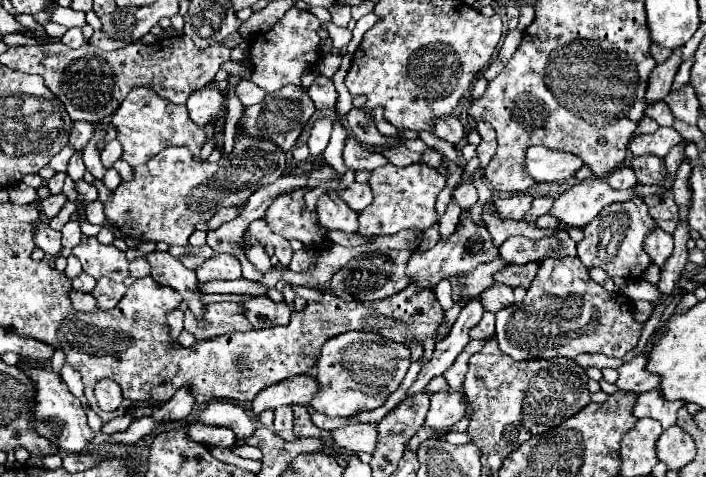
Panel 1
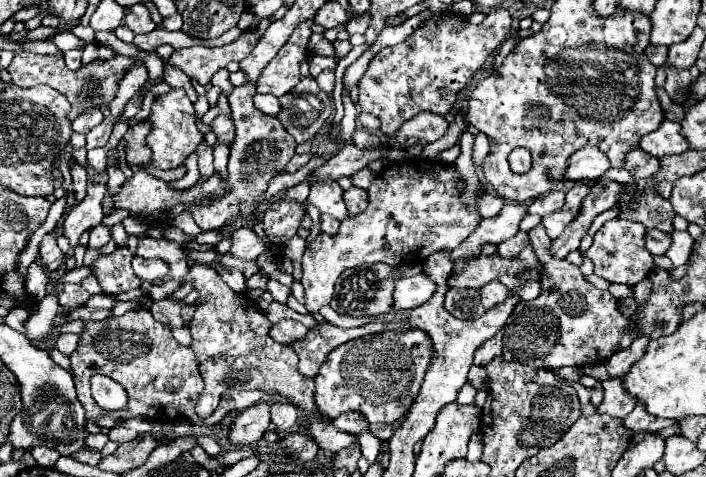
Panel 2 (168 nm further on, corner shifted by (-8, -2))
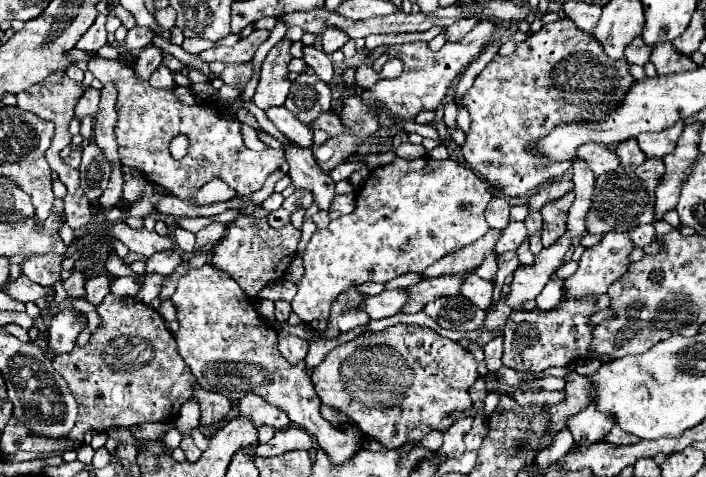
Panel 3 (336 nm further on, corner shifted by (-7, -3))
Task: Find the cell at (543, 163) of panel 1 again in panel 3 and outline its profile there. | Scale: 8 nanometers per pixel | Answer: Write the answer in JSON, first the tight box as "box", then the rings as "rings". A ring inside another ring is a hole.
{"box":[578,142,620,176],"rings":[[[588,142],[588,144],[580,146],[578,158],[584,158],[596,176],[600,176],[604,172],[612,172],[620,164],[614,150],[606,148],[604,144],[596,144],[596,142]]]}

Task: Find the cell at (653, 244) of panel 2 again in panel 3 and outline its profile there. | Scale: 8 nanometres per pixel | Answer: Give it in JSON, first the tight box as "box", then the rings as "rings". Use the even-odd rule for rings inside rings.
{"box":[628,224,654,248],"rings":[[[646,224],[646,226],[638,226],[634,228],[632,232],[628,232],[630,240],[638,246],[638,248],[644,248],[648,246],[652,240],[654,240],[654,226],[652,224]]]}

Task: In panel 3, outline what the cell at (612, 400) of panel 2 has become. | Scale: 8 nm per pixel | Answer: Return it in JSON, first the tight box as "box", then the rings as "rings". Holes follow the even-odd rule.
{"box":[566,406,614,446],"rings":[[[588,406],[582,412],[568,418],[566,428],[570,430],[576,446],[590,446],[602,442],[604,436],[614,426],[614,420],[596,410],[596,406]]]}

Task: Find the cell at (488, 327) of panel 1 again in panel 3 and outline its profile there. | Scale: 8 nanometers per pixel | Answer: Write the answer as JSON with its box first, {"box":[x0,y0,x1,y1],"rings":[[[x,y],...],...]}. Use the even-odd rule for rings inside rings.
{"box":[484,338,504,372],"rings":[[[494,338],[484,346],[484,356],[490,372],[496,372],[502,368],[502,342],[504,342],[502,338]]]}

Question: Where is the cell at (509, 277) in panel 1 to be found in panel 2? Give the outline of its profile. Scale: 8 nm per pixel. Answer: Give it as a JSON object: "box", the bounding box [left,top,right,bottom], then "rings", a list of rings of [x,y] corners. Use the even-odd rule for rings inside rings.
{"box":[449,247,539,289],"rings":[[[531,247],[521,251],[519,261],[499,257],[497,253],[489,257],[479,255],[471,263],[467,263],[467,267],[461,273],[455,273],[449,277],[449,287],[451,289],[461,289],[461,287],[479,289],[483,287],[483,283],[499,279],[501,275],[519,275],[519,271],[527,271],[527,267],[535,267],[535,263],[539,263],[539,259],[535,257]]]}

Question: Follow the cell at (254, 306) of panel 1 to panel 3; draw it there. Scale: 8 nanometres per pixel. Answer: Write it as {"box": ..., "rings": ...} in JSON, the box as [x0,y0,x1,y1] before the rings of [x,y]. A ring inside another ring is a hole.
{"box":[278,334,308,364],"rings":[[[280,334],[278,338],[278,348],[282,352],[282,356],[290,362],[290,364],[298,364],[306,358],[308,354],[308,340],[302,340],[298,336],[292,334]]]}

